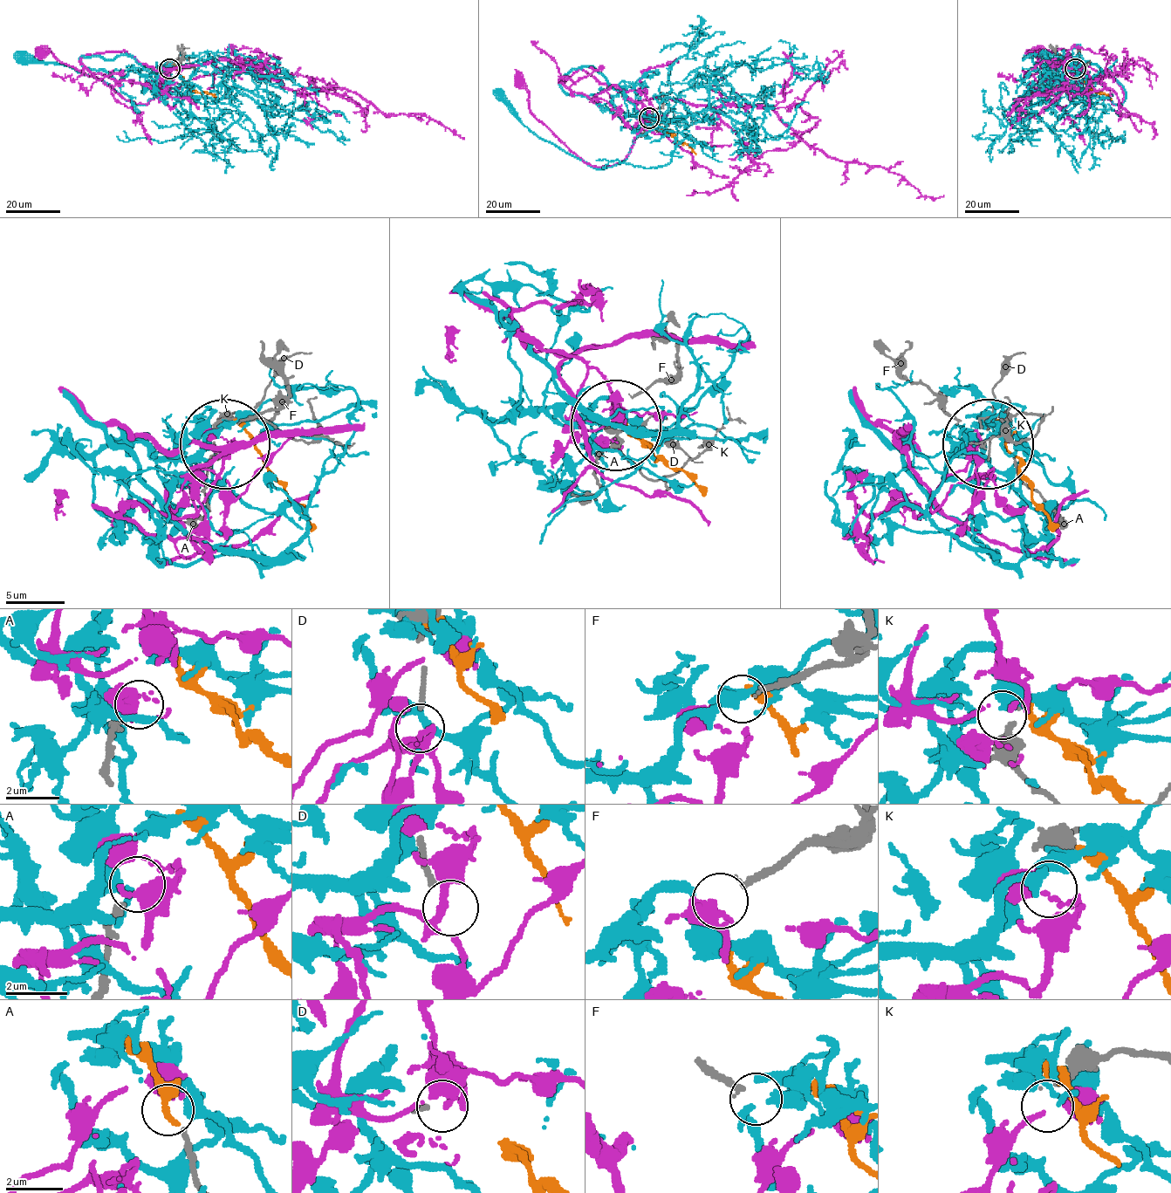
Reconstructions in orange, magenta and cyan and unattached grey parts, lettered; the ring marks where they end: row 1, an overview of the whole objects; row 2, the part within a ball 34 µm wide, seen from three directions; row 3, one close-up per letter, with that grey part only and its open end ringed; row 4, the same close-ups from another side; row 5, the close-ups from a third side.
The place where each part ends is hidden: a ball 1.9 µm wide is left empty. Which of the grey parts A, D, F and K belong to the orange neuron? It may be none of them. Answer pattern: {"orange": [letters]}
{"orange": []}

